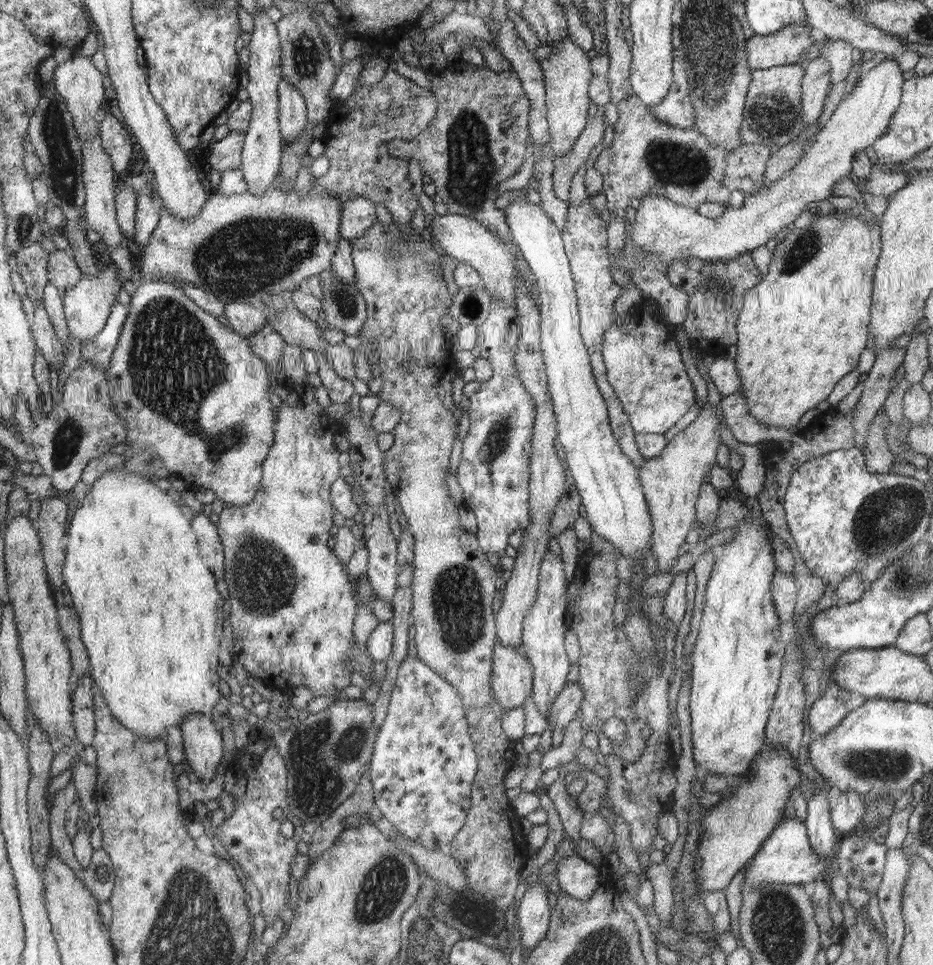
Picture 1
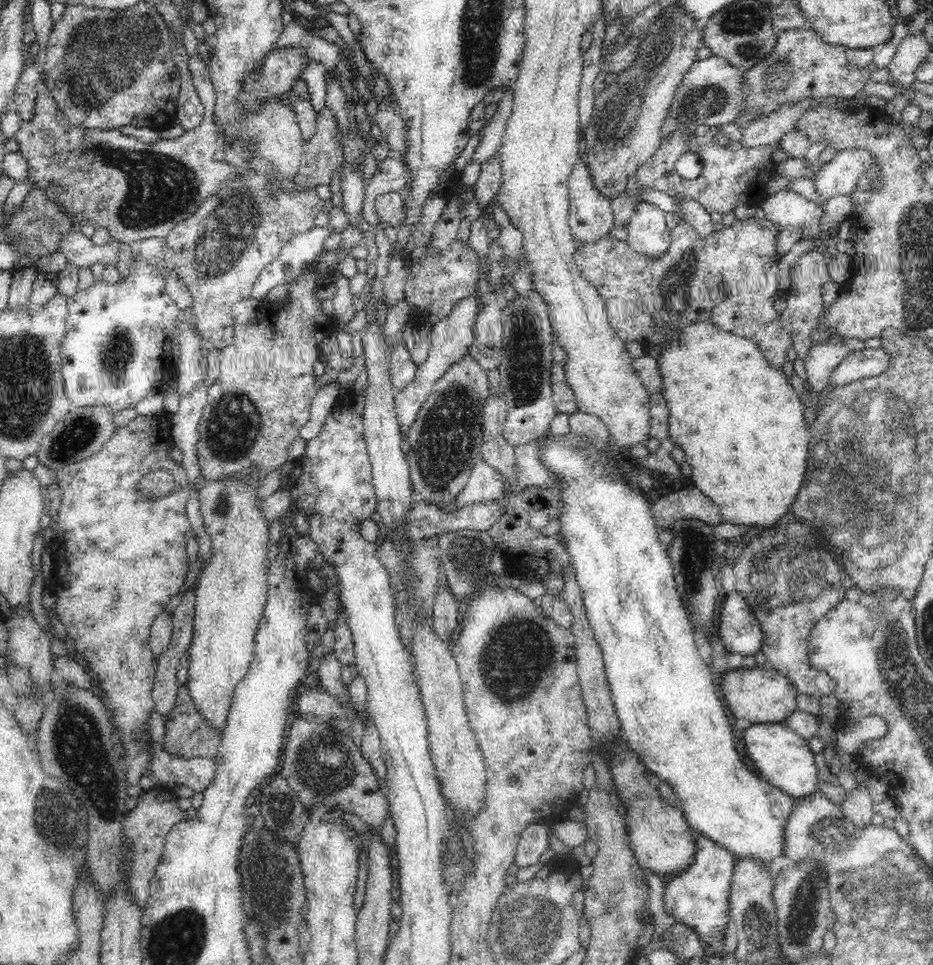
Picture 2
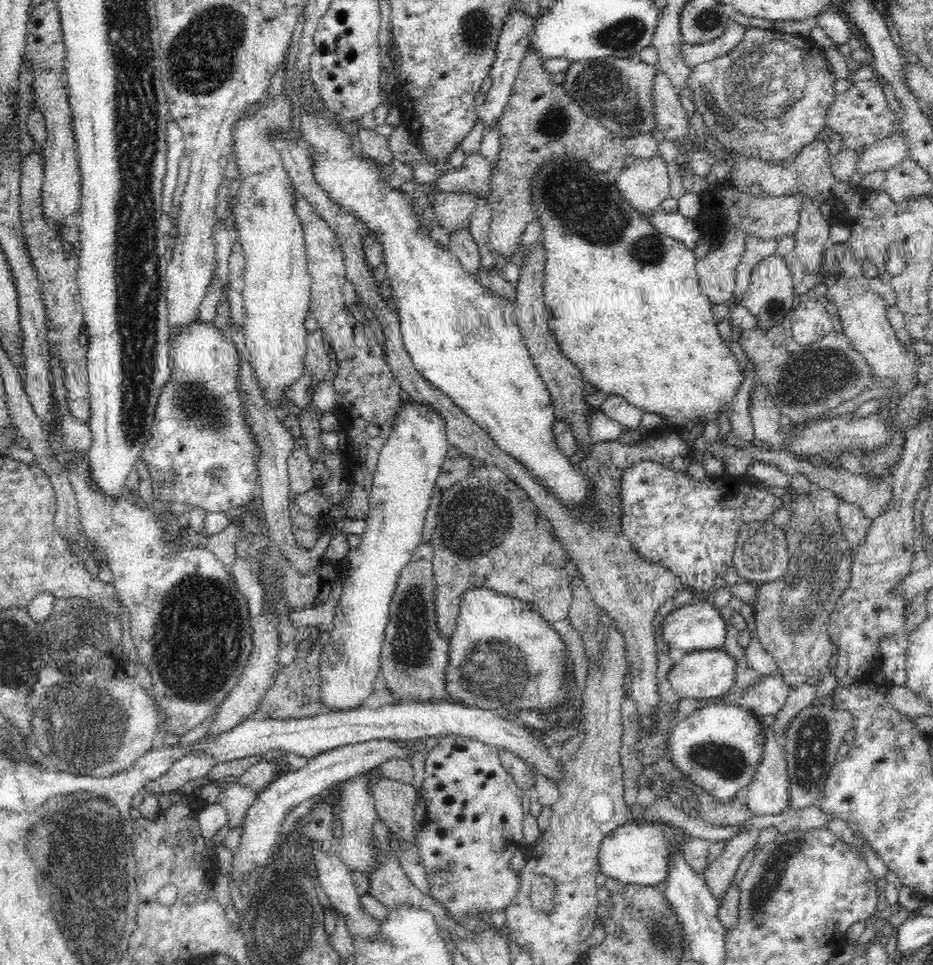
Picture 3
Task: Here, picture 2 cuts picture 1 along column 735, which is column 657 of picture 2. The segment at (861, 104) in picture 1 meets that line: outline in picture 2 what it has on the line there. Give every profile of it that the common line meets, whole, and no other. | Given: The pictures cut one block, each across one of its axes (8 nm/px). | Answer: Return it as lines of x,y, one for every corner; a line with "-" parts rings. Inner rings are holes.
641,202
635,216
628,222
626,228
628,230
628,237
625,242
632,251
642,254
644,257
650,259
660,258
671,246
672,230
667,226
666,213
652,204

